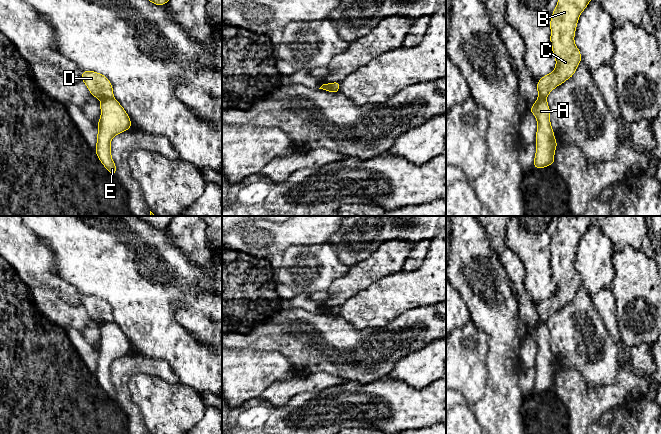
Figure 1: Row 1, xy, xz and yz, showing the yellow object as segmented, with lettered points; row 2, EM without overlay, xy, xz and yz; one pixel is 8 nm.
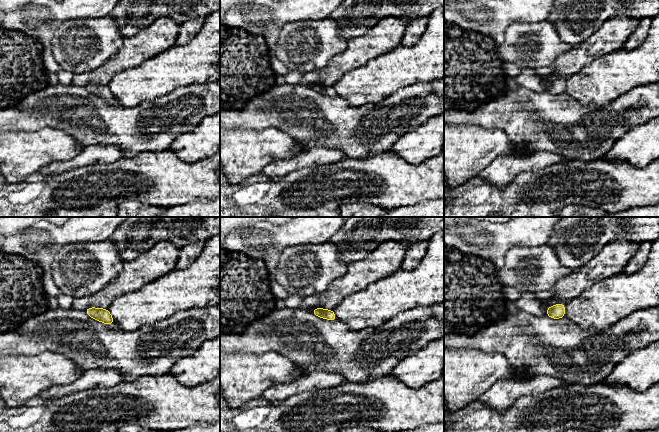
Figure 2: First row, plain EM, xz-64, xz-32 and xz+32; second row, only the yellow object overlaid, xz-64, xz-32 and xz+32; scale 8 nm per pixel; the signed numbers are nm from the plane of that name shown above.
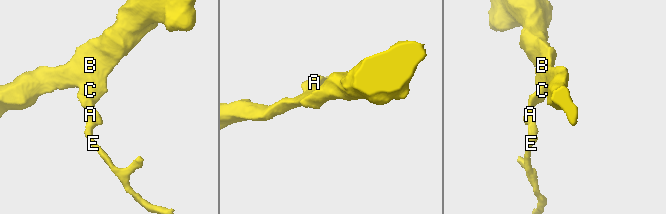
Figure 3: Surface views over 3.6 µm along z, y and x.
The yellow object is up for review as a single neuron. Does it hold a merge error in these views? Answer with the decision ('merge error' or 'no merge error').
merge error

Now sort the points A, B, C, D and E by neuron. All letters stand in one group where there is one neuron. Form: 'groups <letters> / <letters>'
groups A E / B C D

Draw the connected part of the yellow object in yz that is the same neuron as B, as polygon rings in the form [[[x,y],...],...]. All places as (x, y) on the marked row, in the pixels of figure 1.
[[[558,0],[550,20],[551,46],[556,59],[552,73],[537,82],[539,97],[546,99],[557,86],[575,73],[581,62],[581,52],[574,43],[574,36],[580,14],[591,0]]]

